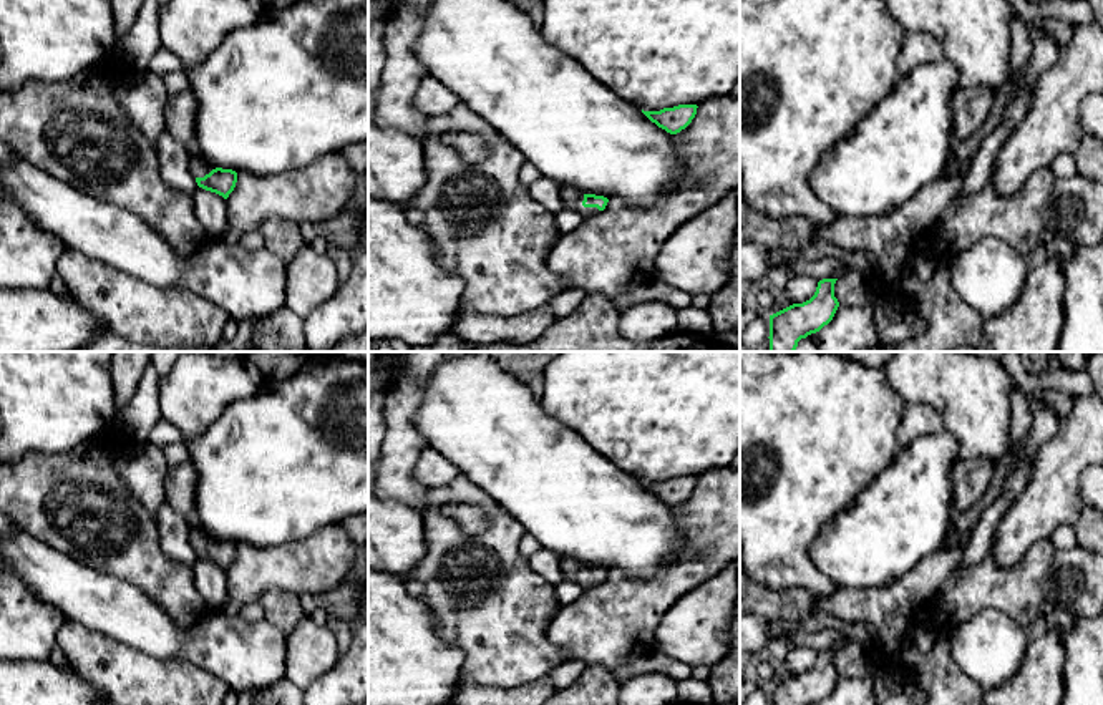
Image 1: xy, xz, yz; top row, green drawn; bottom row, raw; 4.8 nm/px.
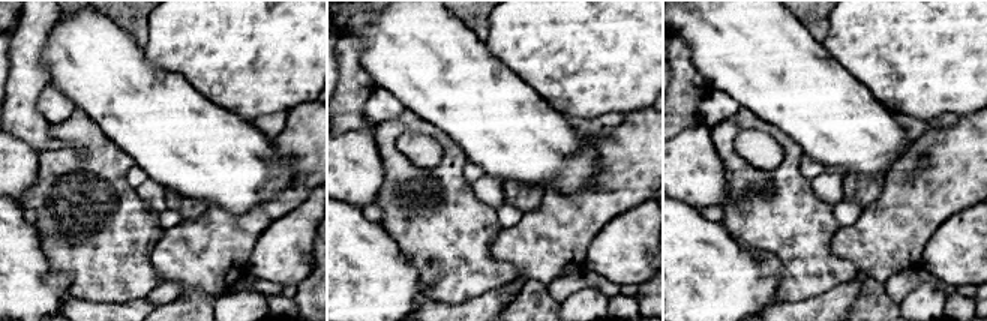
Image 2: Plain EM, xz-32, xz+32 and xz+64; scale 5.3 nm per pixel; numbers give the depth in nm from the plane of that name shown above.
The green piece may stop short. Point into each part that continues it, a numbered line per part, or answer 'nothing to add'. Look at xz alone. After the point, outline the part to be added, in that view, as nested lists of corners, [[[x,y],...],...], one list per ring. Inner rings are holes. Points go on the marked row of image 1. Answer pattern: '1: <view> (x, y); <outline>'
1: xz (573, 199); [[[571,186],[562,187],[562,204],[566,209],[579,212],[584,219],[594,217],[602,212],[597,207],[584,207],[582,201],[584,194],[581,191]]]

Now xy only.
1: xy (198, 166); [[[192,139],[184,144],[191,158],[191,173],[194,177],[204,177],[212,171],[209,164],[204,163],[197,143]]]

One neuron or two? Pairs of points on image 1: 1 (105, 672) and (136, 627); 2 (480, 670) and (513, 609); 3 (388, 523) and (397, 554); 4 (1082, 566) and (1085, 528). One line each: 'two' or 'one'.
1: two
2: one
3: one
4: two

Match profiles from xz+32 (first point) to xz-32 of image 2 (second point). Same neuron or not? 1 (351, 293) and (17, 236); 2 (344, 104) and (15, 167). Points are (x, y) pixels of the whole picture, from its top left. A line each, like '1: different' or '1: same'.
1: same
2: different

